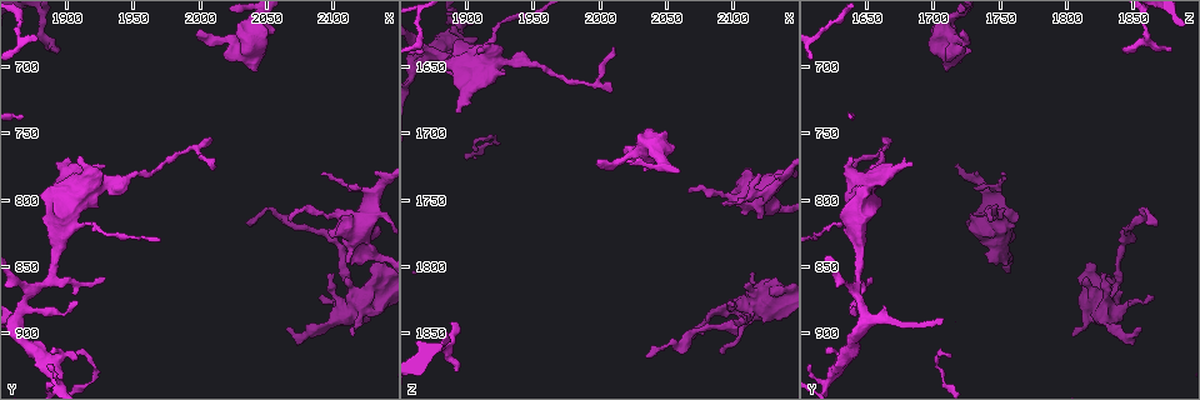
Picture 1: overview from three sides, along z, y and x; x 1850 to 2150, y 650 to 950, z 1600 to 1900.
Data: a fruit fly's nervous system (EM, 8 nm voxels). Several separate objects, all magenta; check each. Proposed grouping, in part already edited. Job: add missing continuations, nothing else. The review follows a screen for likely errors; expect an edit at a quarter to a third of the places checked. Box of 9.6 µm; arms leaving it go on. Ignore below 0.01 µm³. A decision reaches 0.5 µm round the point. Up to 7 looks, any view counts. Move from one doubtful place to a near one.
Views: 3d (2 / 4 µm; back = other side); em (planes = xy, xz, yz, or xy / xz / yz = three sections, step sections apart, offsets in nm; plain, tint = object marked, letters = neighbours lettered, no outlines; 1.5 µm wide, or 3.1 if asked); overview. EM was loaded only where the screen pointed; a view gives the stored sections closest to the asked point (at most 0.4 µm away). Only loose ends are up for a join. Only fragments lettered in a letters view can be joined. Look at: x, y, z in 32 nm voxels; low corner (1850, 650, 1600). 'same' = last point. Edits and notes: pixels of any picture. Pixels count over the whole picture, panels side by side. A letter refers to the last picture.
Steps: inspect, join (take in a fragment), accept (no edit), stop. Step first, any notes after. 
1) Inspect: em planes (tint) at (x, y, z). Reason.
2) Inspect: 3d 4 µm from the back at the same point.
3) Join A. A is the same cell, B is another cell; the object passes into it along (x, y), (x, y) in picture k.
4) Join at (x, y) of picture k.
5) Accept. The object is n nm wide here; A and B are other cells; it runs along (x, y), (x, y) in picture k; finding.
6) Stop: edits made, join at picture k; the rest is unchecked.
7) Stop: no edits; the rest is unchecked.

Inspect: em planes (letters) at (2034, 814, 1866). Thin end.

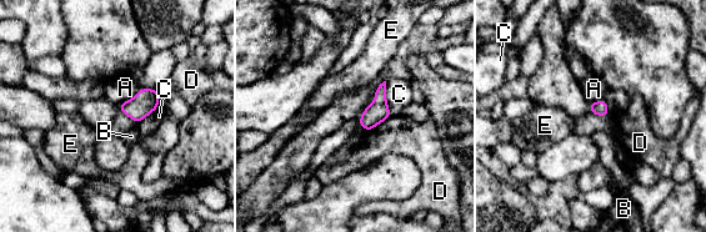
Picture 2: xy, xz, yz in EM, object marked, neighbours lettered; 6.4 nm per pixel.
Accept. A, B, C, D and E are other cells; none of them fits.

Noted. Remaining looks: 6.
Inspect: em planes (plain) at (2068, 816, 1742). Branch stops here.

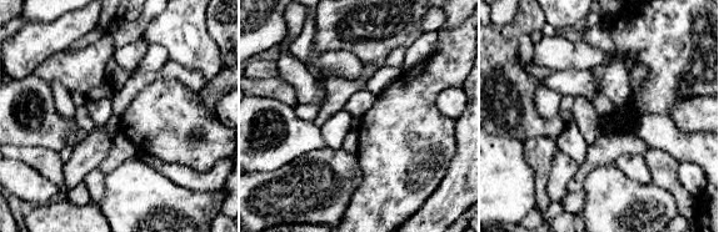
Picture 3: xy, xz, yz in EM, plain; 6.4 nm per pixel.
Inspect: em planes (tint) at the same point.

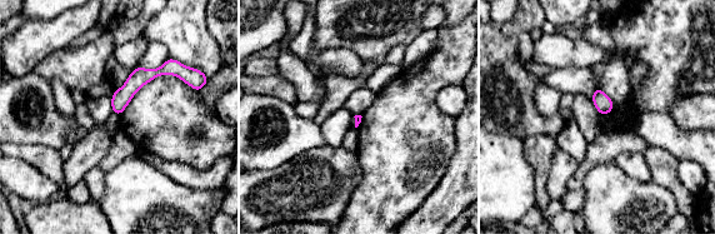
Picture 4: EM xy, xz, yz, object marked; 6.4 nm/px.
Inspect: em planes (letters) at the same point. See the neighbours.

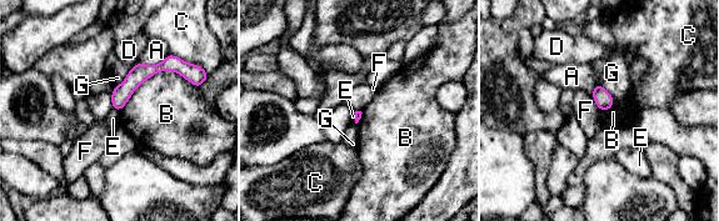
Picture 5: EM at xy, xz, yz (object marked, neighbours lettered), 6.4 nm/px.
Accept. A, B, C, D, E, F and G are other cells; no lettered fragment goes on from it.

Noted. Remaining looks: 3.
Inspect: 3d 4 µm at (2012, 754, 1666). Free end.

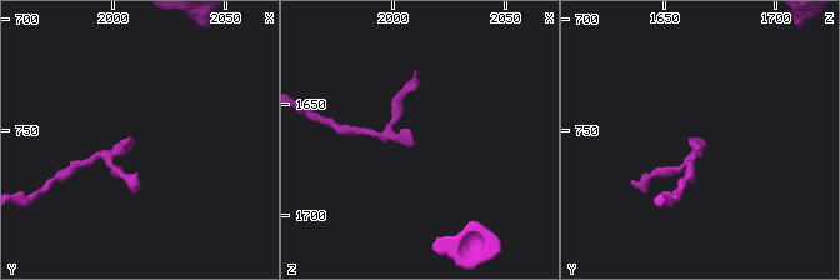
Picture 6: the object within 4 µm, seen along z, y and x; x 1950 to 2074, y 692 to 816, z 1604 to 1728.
Inspect: em planes (letters) at (2009, 755, 1667).

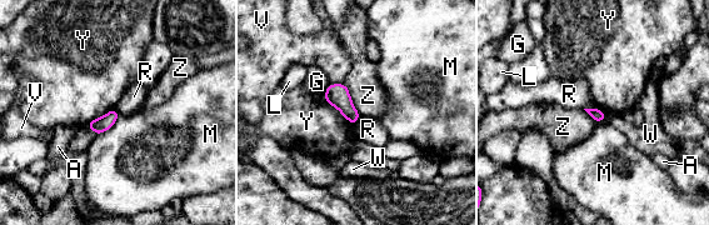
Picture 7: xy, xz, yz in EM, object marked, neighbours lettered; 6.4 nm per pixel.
Accept. The longest contact is with Y, 300 nm; A, G, L, M, R, V, W, Y and Z are other cells; a border runs along (344, 83), (350, 100), (360, 115) in picture 7; no lettered fragment goes on from it.

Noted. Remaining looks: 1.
Stop: no edits; the rest is unchecked.

